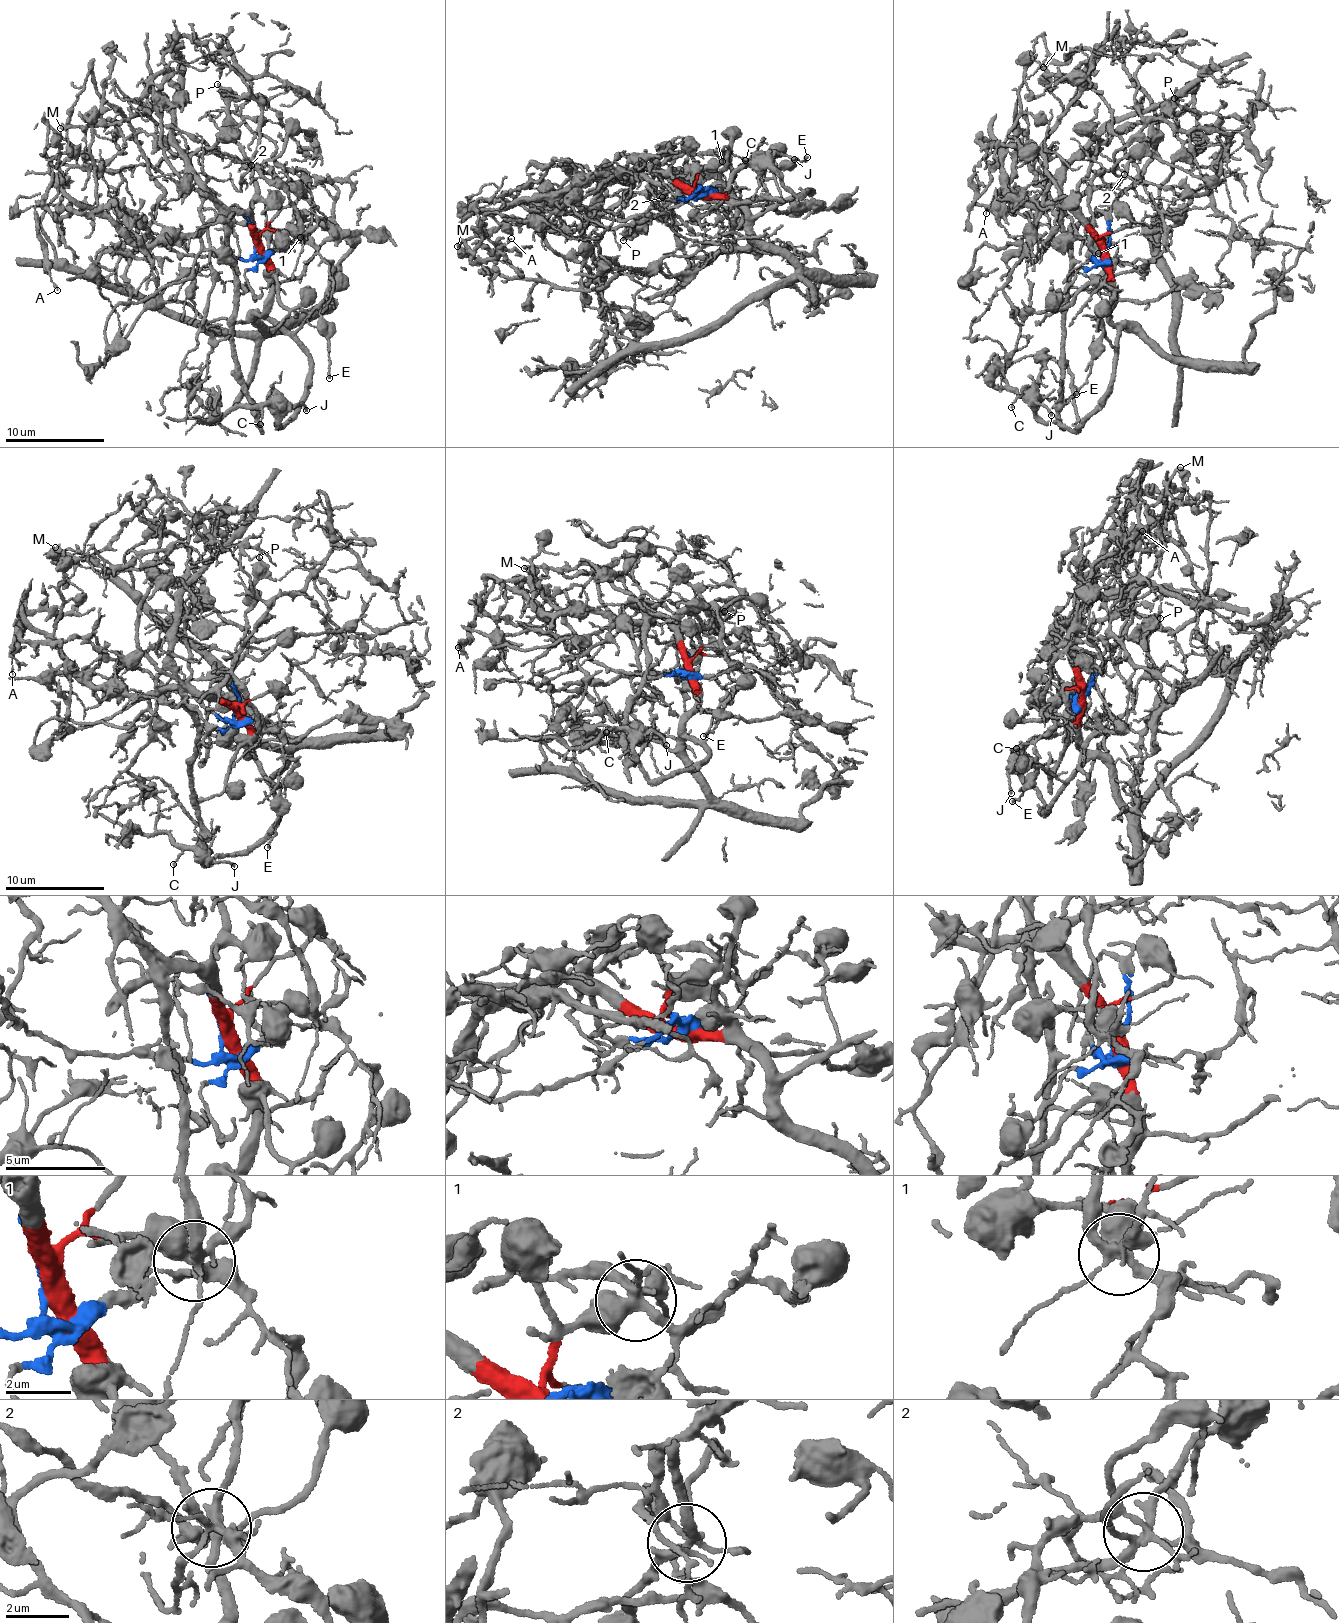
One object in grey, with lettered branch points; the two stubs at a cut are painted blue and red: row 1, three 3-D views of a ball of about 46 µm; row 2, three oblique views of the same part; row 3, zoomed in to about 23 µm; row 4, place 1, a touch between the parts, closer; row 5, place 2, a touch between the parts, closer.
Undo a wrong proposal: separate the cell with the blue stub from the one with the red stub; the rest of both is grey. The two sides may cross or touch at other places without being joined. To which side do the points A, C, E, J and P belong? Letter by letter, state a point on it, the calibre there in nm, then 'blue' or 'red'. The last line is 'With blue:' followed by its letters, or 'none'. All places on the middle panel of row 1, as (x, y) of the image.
A: at (511, 238); 160 nm thick; blue
C: at (745, 160); 140 nm thick; red
E: at (807, 157); 140 nm thick; red
J: at (794, 159); 170 nm thick; red
P: at (623, 240); 360 nm thick; red
With blue: A

